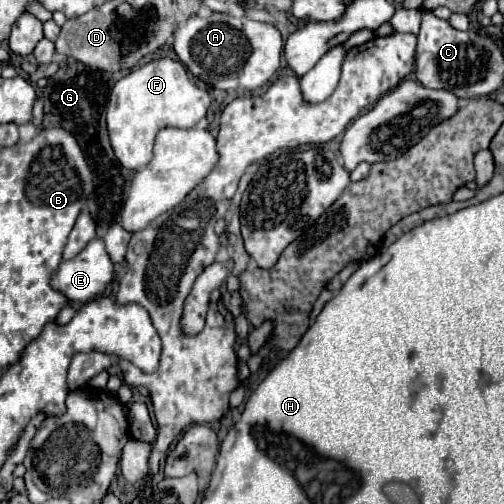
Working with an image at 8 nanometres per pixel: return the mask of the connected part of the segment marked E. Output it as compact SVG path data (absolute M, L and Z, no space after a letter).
M92 239L88 247L74 259L62 261L50 283L68 301L88 303L102 295L112 281L112 261L102 239Z

